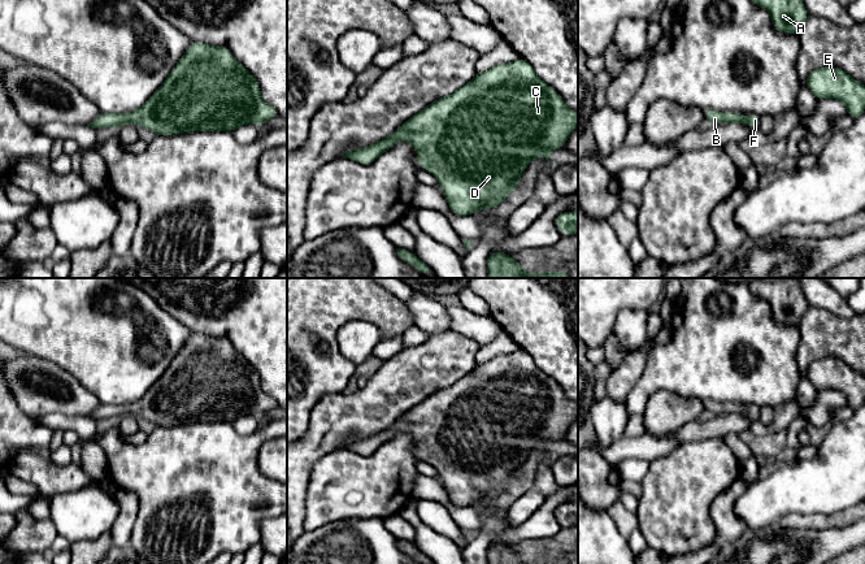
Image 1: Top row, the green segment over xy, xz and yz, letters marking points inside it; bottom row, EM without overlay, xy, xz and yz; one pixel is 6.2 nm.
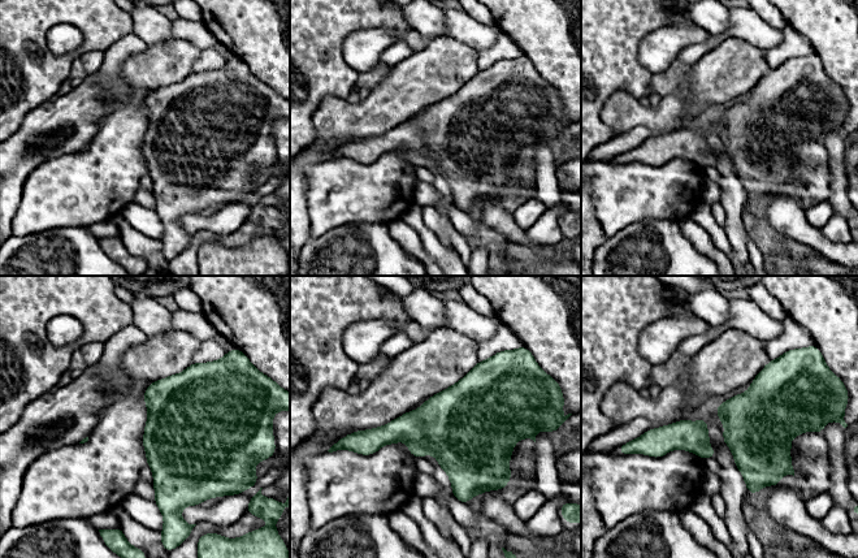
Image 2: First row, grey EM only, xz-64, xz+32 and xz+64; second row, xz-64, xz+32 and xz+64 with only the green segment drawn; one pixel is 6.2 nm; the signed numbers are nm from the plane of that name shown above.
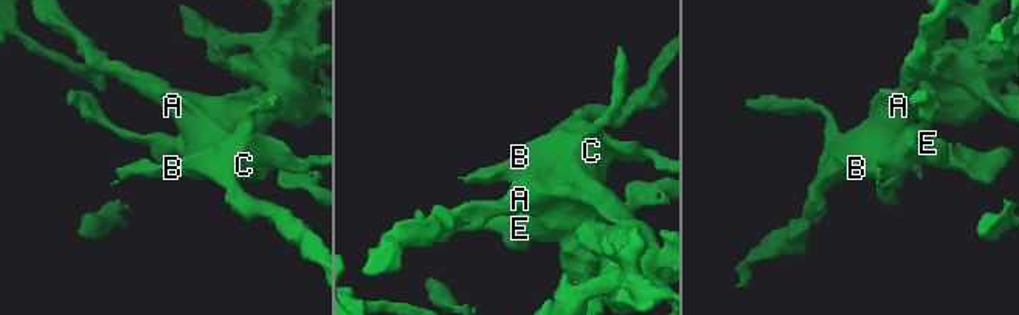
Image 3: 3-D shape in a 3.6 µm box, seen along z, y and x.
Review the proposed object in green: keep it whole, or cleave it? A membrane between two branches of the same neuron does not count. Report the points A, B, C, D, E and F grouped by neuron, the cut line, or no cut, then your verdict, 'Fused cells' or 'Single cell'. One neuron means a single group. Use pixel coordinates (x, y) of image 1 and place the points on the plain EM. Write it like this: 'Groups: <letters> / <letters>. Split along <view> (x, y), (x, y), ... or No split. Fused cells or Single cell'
Groups: A B C D E F. No split. Single cell

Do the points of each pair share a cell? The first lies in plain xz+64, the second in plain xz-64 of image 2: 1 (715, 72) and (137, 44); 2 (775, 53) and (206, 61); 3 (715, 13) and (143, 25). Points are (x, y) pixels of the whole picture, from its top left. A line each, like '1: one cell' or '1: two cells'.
1: two cells
2: one cell
3: one cell

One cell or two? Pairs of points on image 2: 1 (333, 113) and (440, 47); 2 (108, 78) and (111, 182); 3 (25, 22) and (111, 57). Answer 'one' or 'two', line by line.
1: one
2: one
3: two

